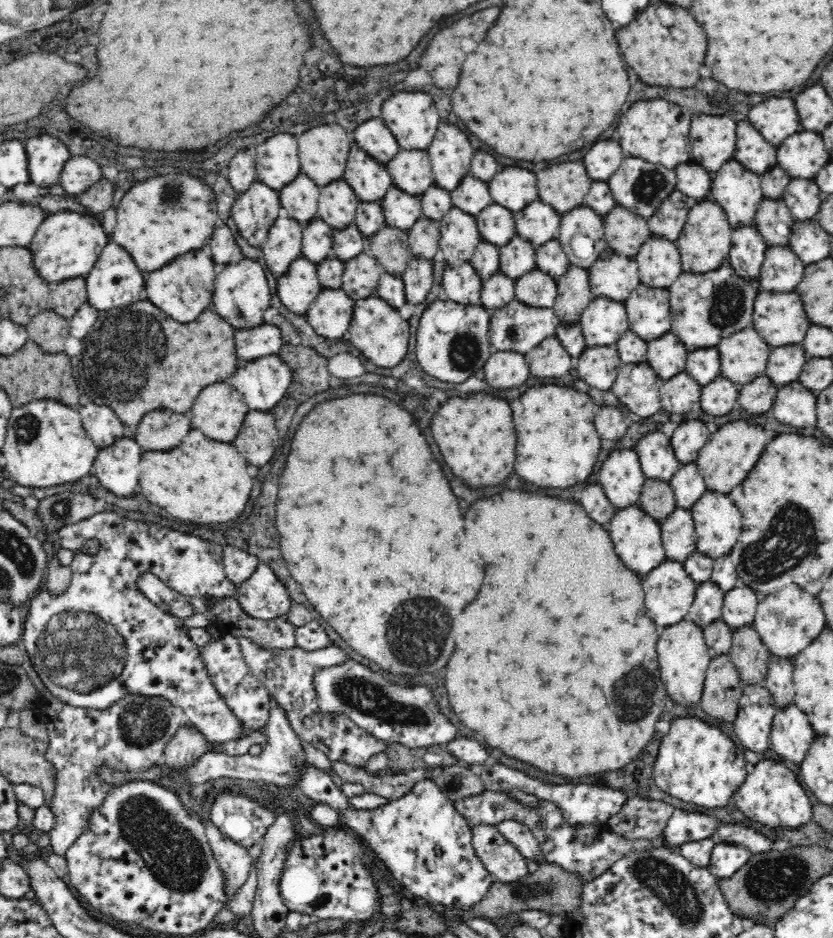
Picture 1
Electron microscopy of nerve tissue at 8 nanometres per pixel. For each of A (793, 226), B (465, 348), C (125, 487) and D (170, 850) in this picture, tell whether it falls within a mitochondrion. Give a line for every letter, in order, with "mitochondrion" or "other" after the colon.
A: other
B: mitochondrion
C: other
D: mitochondrion

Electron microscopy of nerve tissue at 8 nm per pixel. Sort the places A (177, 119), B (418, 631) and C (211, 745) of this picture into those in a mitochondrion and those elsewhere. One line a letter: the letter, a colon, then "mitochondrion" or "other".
A: other
B: mitochondrion
C: other

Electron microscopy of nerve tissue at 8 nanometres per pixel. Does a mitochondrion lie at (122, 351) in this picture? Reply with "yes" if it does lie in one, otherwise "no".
yes

